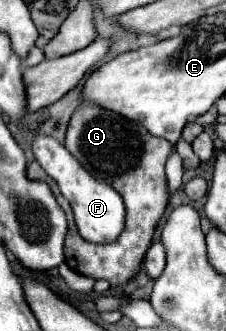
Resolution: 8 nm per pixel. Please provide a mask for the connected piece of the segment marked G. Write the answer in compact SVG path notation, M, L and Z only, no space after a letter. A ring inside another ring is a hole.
M83 104L69 122L65 148L97 178L109 182L125 202L125 230L119 234L119 238L111 244L91 244L83 240L77 232L71 206L67 202L61 202L61 192L57 188L57 182L51 180L47 174L43 174L43 168L37 160L33 160L27 166L29 178L45 180L49 182L59 206L67 214L69 232L65 238L65 260L71 270L93 276L93 278L105 278L111 282L111 286L127 282L131 276L139 272L139 266L145 258L147 248L151 246L153 232L165 212L167 206L167 178L165 178L165 162L173 152L173 144L163 138L149 136L145 128L139 128L139 124L133 124L131 120L125 120L123 116L117 116L113 112L105 112L93 104Z

